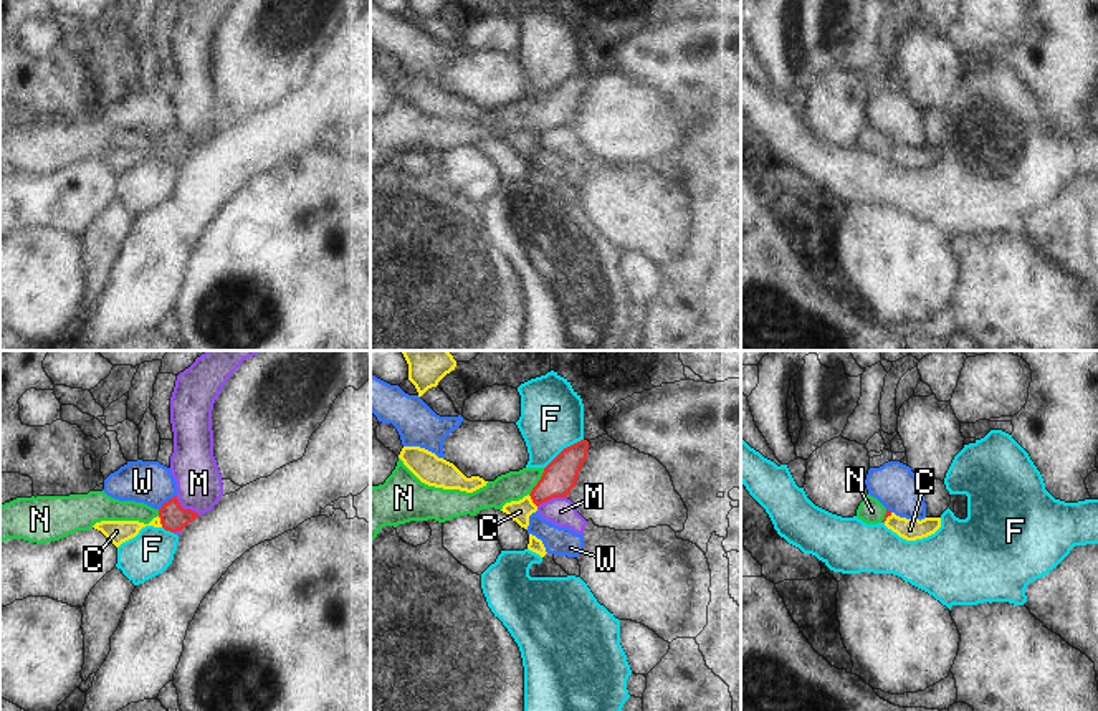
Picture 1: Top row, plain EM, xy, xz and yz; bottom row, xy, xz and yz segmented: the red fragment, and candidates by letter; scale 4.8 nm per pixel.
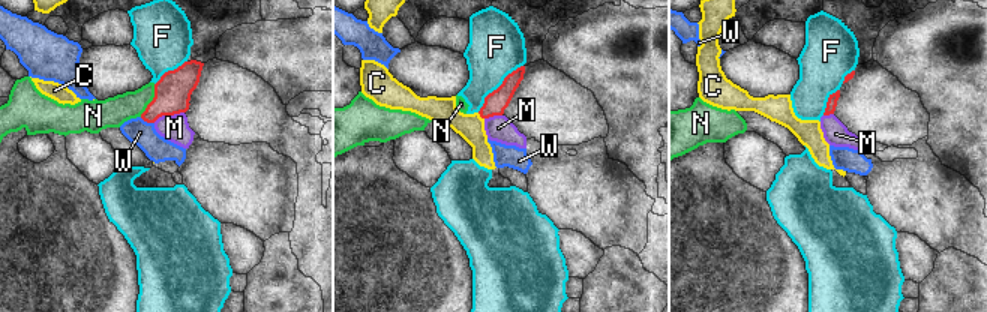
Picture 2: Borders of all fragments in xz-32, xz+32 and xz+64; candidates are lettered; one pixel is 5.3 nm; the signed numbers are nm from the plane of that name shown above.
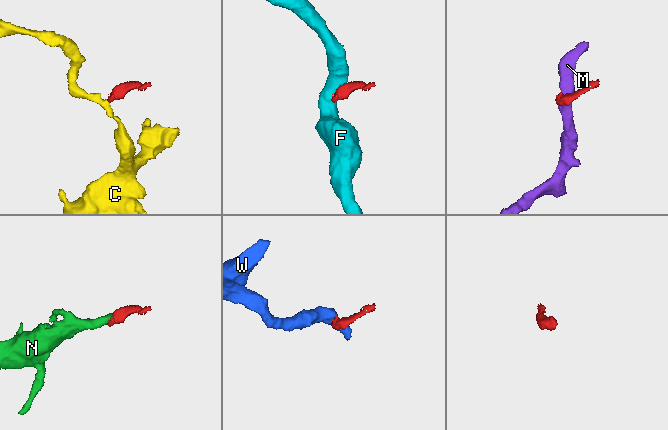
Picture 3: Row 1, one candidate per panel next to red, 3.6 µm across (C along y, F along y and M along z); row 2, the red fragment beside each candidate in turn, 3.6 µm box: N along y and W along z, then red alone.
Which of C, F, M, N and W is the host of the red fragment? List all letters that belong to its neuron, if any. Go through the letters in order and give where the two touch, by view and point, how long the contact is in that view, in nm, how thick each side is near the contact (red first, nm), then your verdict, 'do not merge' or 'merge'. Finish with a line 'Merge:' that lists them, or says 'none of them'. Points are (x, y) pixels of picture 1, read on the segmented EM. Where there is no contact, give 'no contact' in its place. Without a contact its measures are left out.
C: contact xz (533, 501); length 80 nm; calibres 170 and 110 nm; do not merge
F: contact xz (563, 450); length 240 nm; calibres 170 and 300 nm; do not merge
M: contact xy (186, 510); length 150 nm; calibres 130 and 220 nm; do not merge
N: contact xz (538, 481); length 150 nm; calibres 170 and 140 nm; merge
W: contact xy (167, 501); length 120 nm; calibres 130 and 200 nm; do not merge
Merge: N

